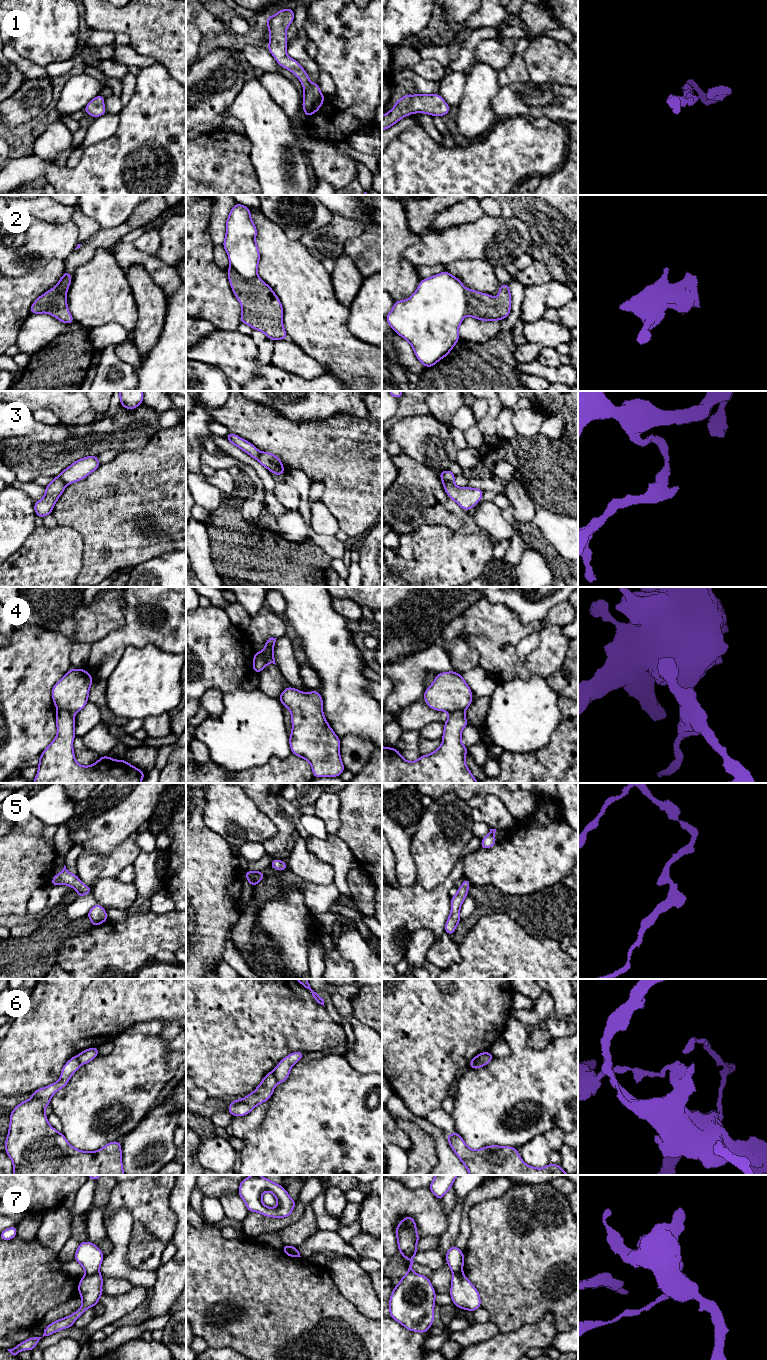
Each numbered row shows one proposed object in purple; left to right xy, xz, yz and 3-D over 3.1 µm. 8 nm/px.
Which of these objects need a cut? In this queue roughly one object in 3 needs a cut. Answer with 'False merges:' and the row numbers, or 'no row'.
False merges: 2, 3, 4, 6, 7

